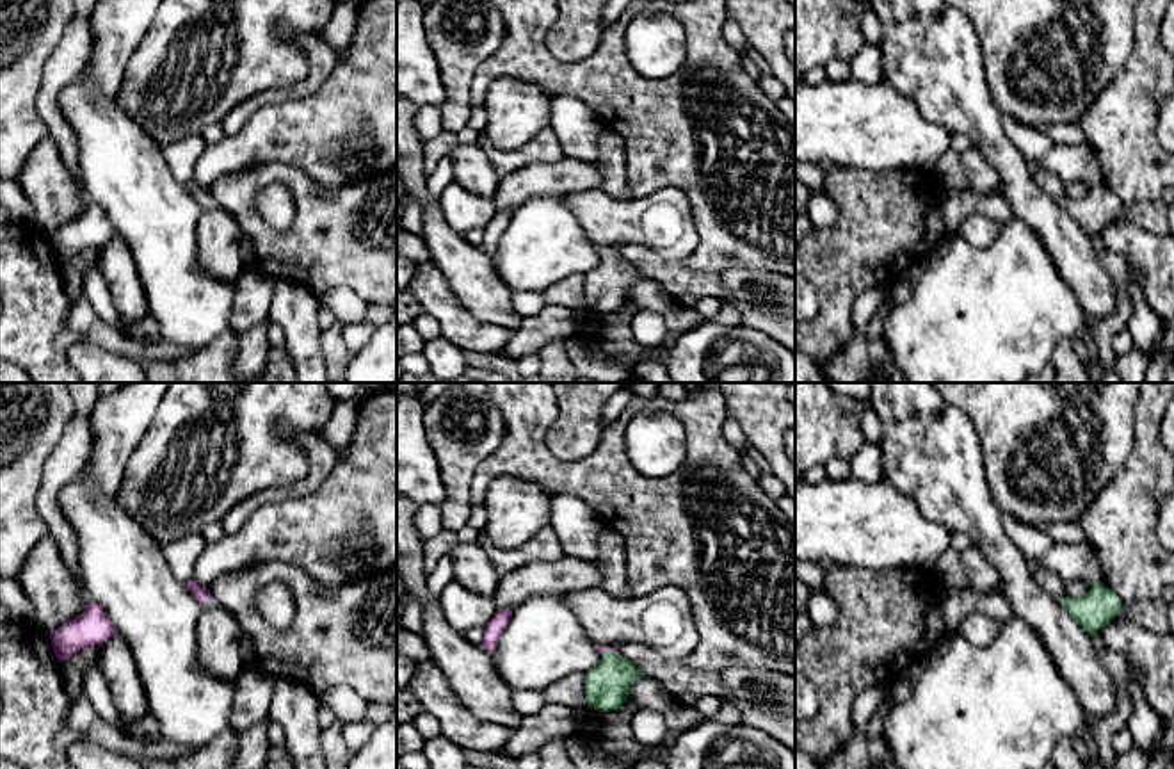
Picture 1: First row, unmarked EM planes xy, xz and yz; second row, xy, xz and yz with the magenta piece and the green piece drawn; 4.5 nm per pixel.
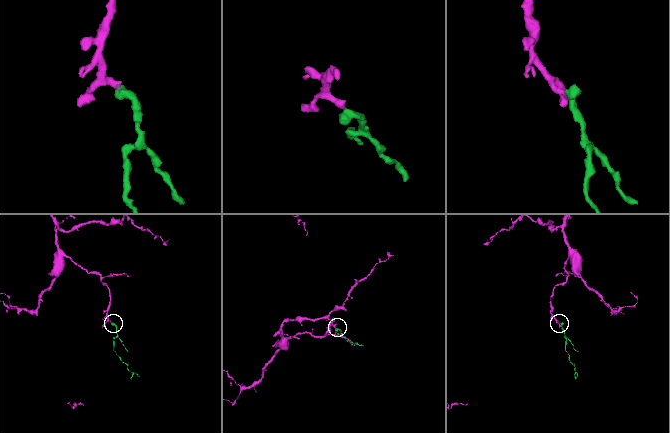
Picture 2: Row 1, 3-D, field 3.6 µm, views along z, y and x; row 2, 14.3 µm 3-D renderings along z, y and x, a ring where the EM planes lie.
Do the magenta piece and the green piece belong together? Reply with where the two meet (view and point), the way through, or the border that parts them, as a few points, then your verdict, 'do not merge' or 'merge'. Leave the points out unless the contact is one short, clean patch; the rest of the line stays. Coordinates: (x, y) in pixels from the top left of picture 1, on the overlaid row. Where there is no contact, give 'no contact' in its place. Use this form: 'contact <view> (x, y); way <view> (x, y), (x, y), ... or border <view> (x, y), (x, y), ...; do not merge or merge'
contact xz (605, 652); way xz (602, 650), (605, 652), (607, 686); merge

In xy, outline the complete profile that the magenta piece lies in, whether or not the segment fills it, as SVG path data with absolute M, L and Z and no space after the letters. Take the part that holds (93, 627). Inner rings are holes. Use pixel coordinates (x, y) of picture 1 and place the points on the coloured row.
M87 600L84 612L52 632L50 639L57 660L64 662L82 648L101 644L116 634L103 607Z

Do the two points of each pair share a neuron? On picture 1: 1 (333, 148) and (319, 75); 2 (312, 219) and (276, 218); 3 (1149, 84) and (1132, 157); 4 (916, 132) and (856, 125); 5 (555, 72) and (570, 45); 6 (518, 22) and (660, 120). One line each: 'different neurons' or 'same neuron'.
1: different neurons
2: different neurons
3: same neuron
4: same neuron
5: different neurons
6: same neuron

